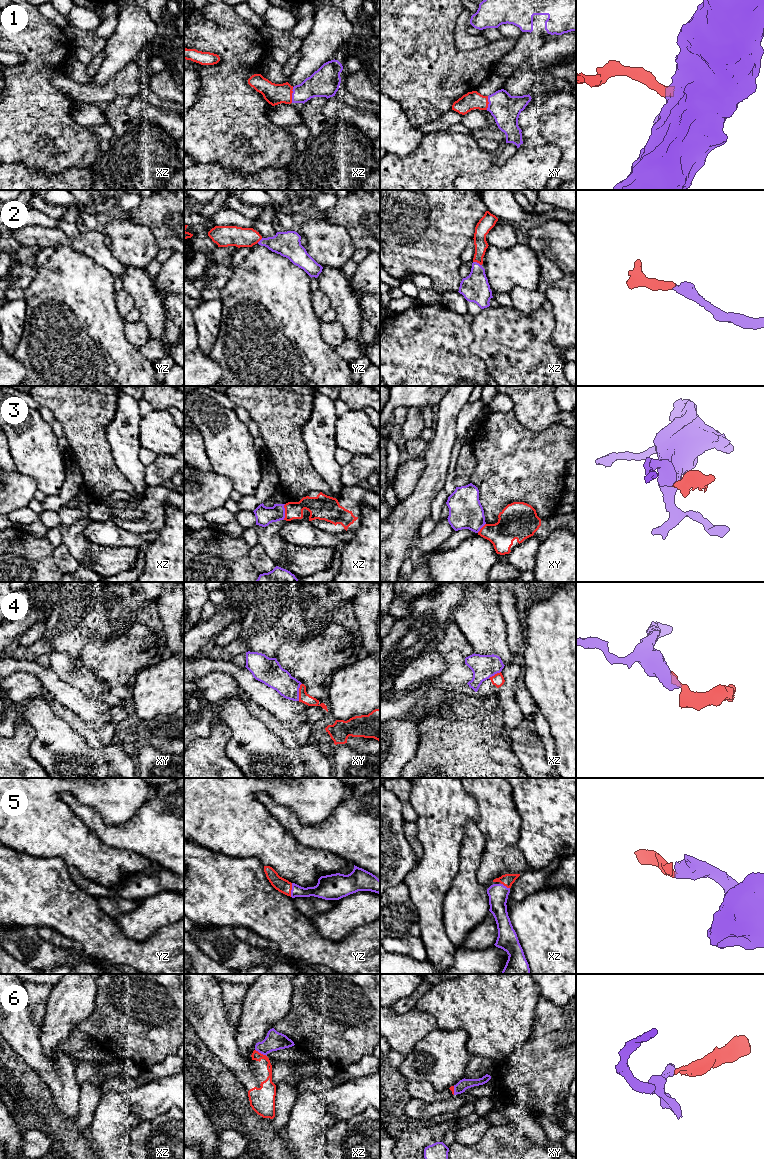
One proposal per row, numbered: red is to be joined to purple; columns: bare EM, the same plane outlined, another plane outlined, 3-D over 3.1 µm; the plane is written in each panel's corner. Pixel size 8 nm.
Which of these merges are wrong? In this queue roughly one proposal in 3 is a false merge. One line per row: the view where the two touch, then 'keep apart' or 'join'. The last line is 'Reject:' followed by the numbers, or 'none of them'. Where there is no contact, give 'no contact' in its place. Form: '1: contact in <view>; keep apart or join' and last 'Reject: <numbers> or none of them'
1: contact in xz; join
2: contact in xz; join
3: contact in xz; keep apart
4: contact in xy; keep apart
5: contact in yz; join
6: contact in xz; keep apart
Reject: 3, 4, 6

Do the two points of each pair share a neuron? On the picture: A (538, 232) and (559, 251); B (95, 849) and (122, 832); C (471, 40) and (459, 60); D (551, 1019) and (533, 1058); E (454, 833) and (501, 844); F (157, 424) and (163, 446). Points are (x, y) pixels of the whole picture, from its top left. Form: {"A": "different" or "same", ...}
{"A": "same", "B": "different", "C": "different", "D": "same", "E": "different", "F": "same"}

